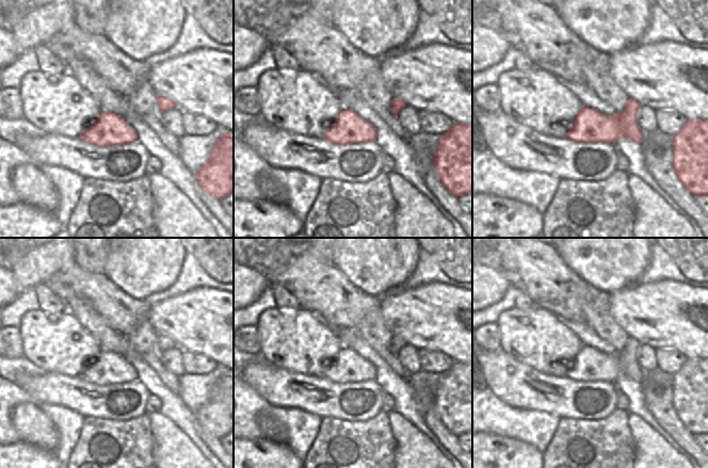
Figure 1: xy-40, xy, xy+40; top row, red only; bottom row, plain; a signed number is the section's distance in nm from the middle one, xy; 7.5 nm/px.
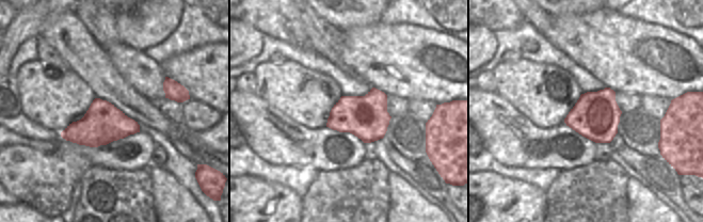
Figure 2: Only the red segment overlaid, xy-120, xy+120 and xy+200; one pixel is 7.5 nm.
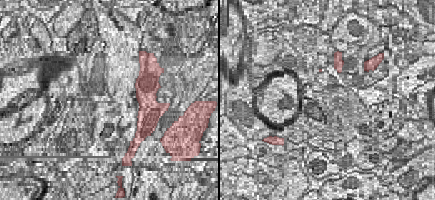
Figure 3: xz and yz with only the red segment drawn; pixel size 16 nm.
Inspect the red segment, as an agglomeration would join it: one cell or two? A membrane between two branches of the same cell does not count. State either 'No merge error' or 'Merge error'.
No merge error

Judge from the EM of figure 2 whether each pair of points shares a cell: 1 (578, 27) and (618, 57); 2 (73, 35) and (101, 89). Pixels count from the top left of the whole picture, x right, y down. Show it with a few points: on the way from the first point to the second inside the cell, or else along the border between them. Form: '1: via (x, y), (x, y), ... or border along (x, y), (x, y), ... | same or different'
1: via (588, 36), (591, 40), (603, 42), (608, 47) | same
2: via (78, 48), (101, 76) | same

